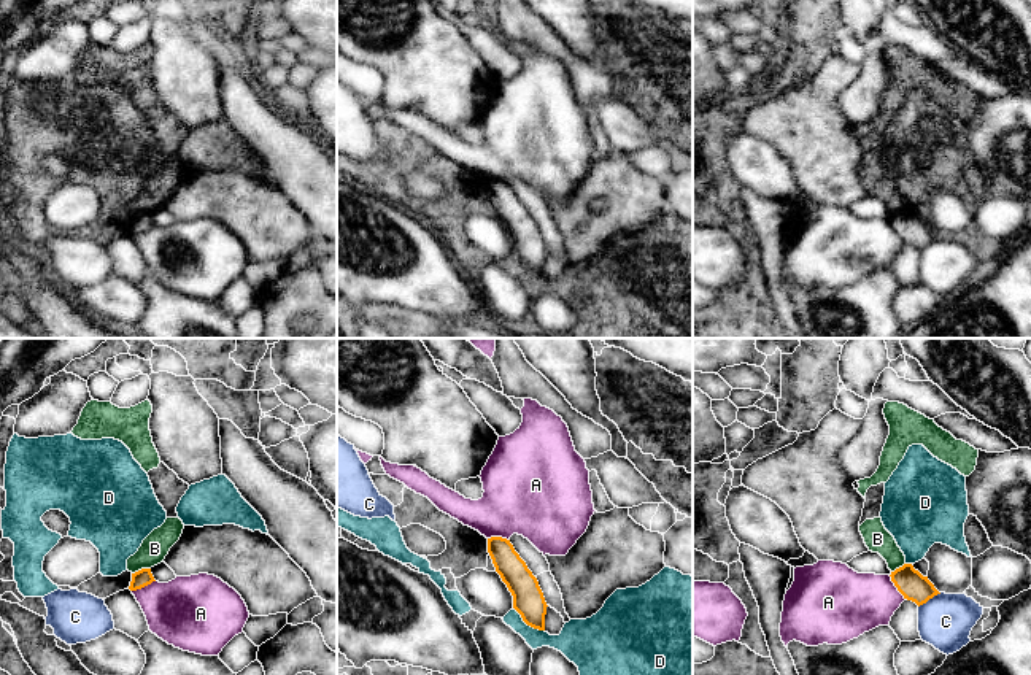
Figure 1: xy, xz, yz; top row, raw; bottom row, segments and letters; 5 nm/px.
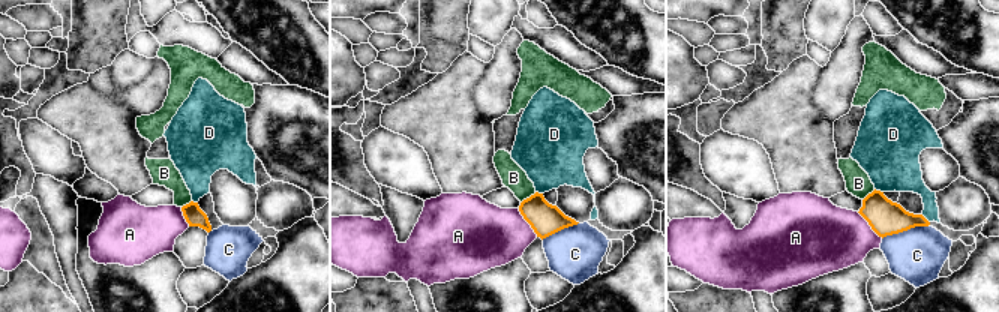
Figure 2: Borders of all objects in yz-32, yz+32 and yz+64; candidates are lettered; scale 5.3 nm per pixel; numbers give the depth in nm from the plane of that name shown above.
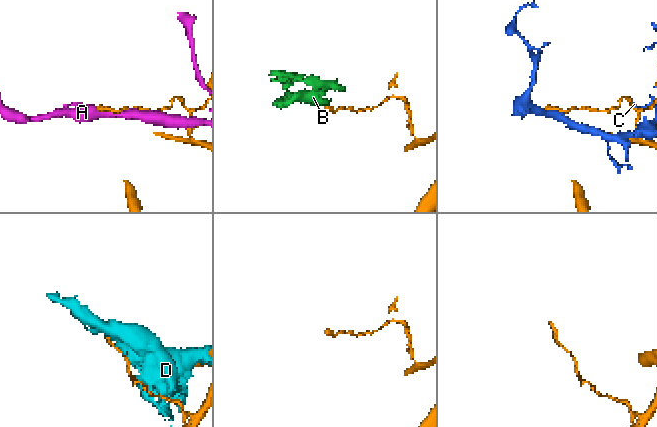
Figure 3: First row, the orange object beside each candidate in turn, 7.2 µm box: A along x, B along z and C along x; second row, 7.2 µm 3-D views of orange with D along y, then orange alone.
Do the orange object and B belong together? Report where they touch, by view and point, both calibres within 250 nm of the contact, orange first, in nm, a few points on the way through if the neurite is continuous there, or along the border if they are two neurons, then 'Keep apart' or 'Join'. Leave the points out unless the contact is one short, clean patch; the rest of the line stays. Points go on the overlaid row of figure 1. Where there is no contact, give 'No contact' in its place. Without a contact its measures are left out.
Touches orange at xy (142, 569). Thickness 90 nm (orange) against 140 nm. Boundary: xy (150, 567), (142, 567), (132, 574). Keep apart

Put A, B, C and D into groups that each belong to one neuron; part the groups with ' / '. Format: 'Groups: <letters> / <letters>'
Groups: A / B / C / D

